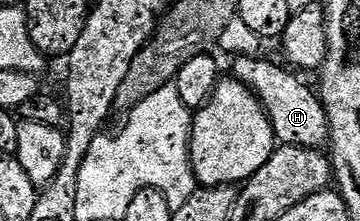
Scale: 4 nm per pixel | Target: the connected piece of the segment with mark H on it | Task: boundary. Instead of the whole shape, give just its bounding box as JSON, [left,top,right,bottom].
[231,56,330,150]

